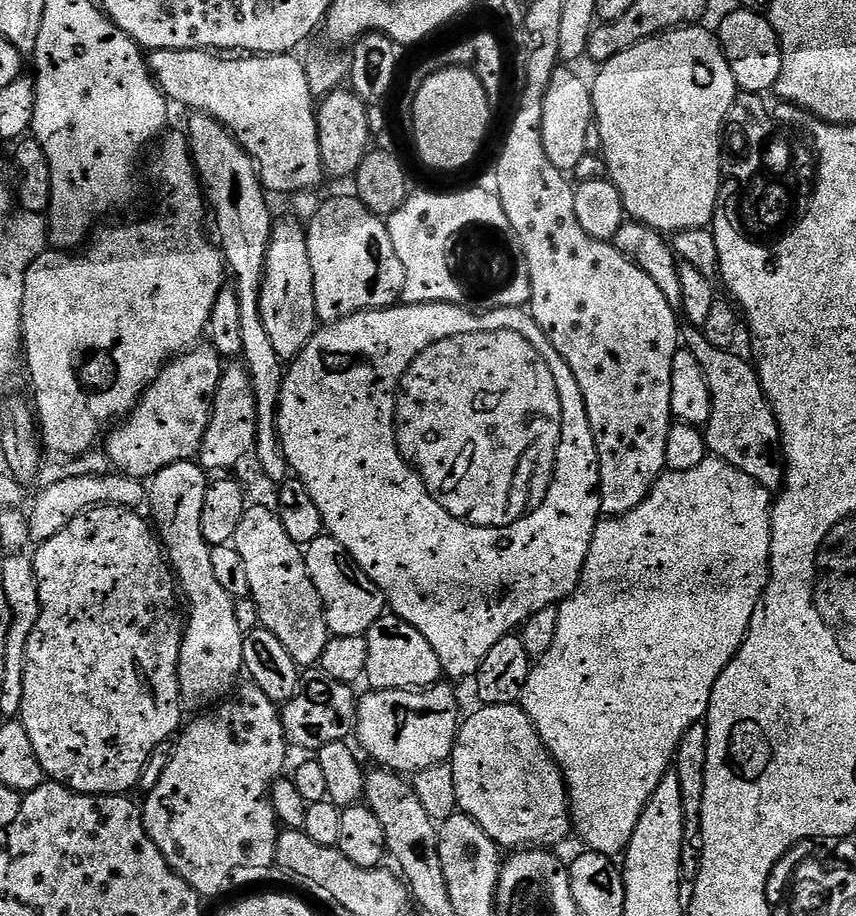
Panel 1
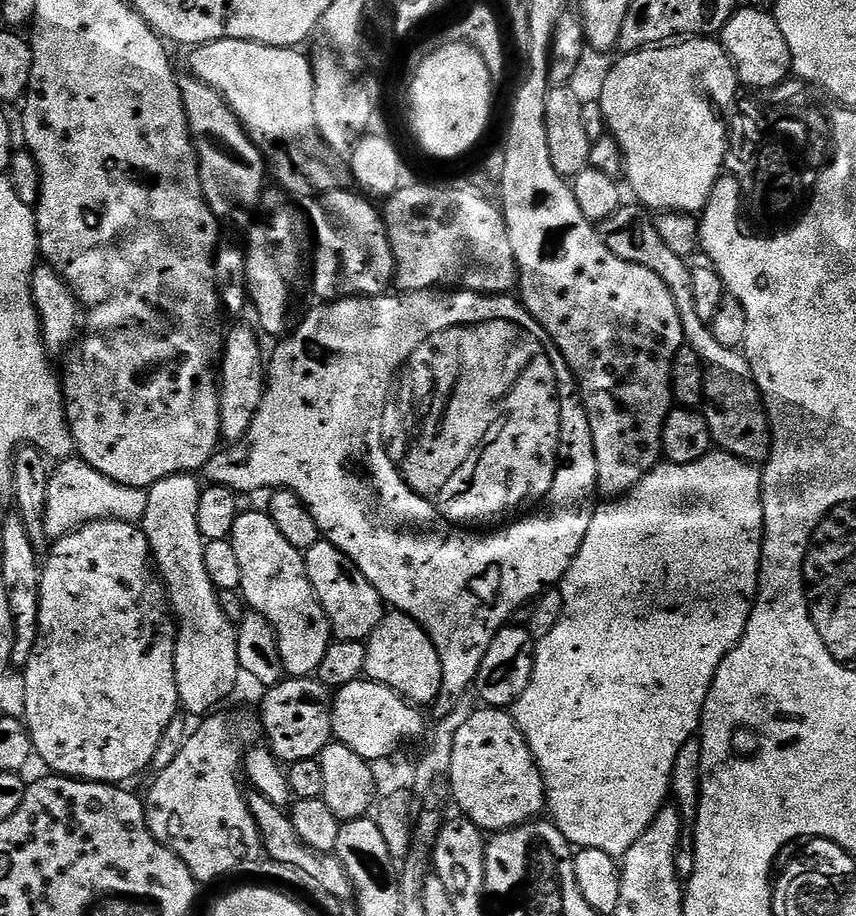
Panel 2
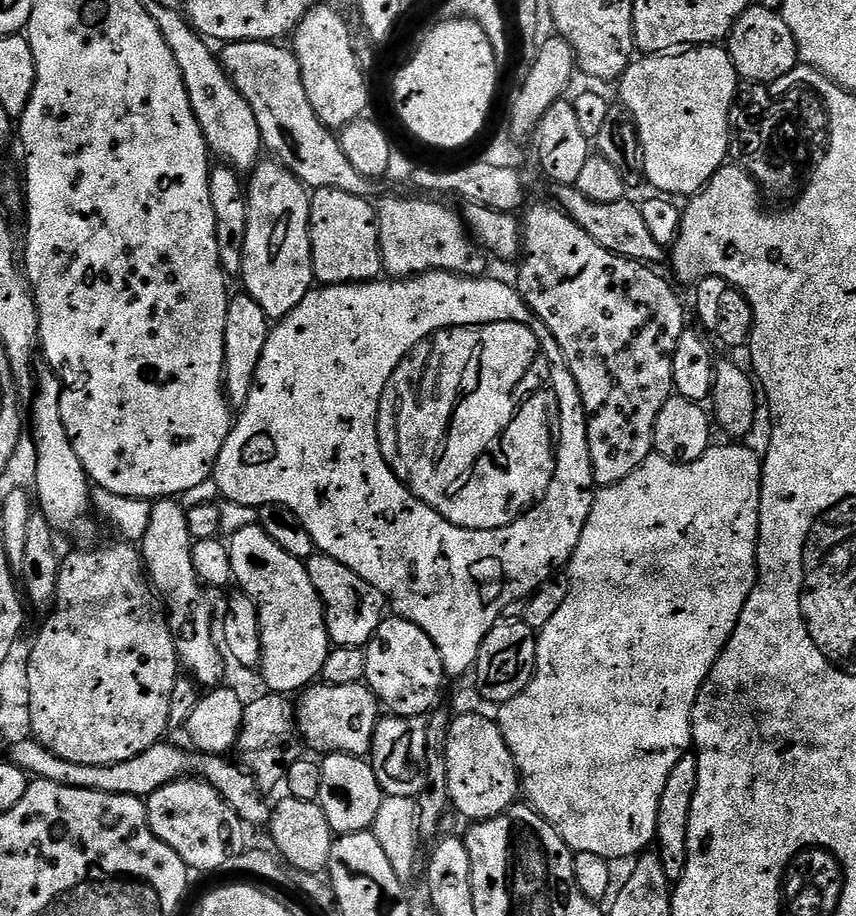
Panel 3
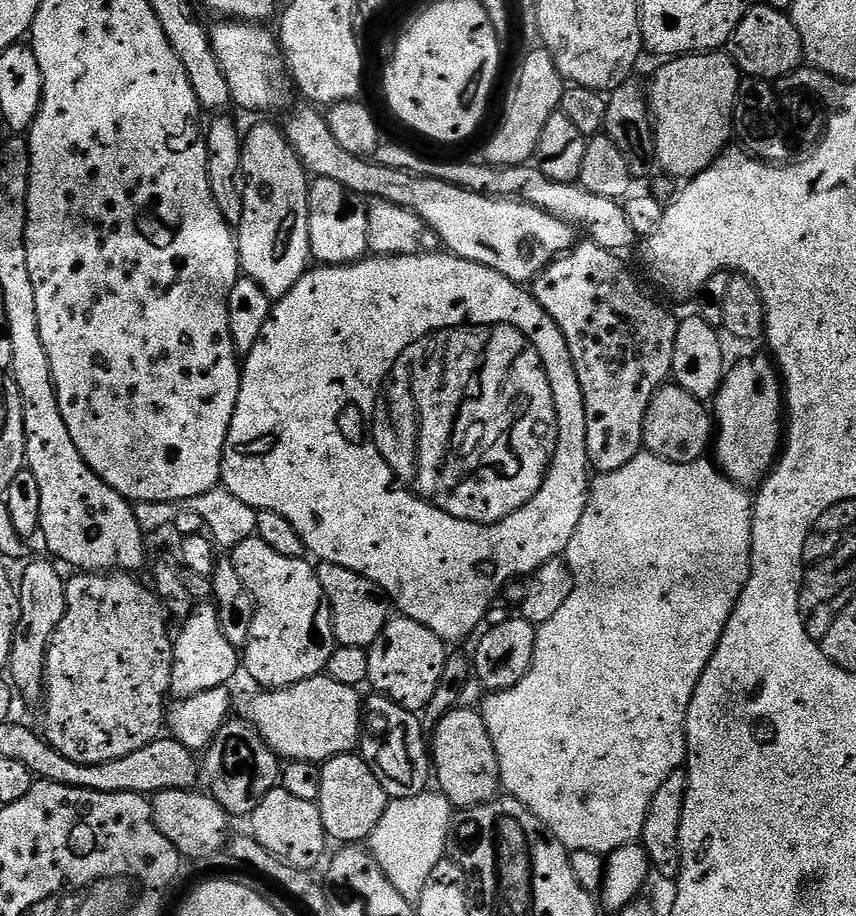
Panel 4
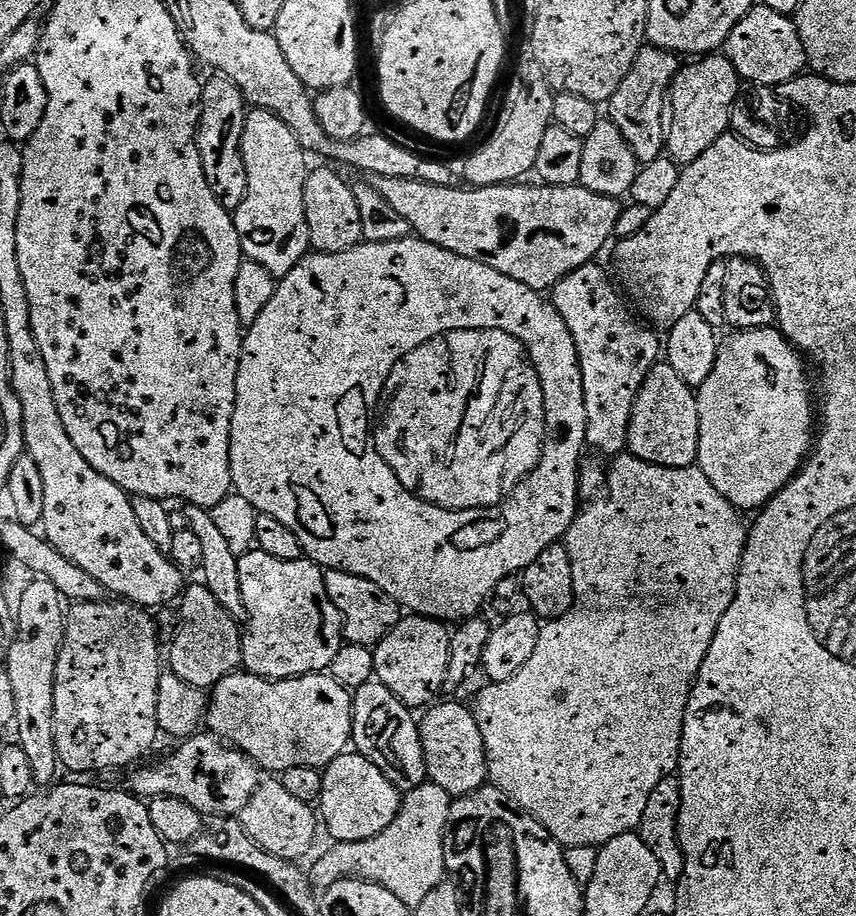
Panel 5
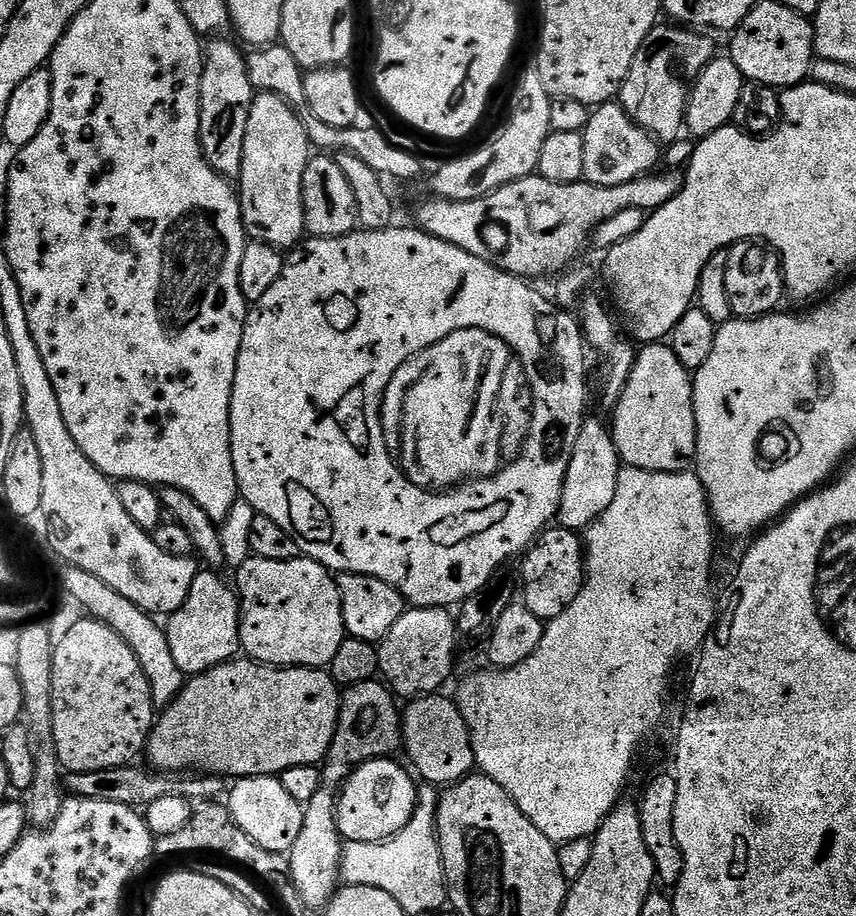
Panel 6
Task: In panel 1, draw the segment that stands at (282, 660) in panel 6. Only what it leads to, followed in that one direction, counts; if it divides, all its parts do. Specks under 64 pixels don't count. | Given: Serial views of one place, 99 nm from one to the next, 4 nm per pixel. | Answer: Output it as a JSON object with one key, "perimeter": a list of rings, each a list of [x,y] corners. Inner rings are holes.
{"perimeter":[[[253,503],[242,514],[242,522],[238,522],[234,547],[238,550],[238,554],[242,554],[252,591],[250,599],[258,606],[262,627],[270,630],[270,634],[274,634],[274,638],[278,638],[278,642],[286,646],[290,658],[294,658],[294,662],[299,664],[301,669],[315,669],[322,658],[322,650],[326,650],[330,633],[324,617],[322,598],[306,570],[301,545],[296,544],[290,538],[290,534],[286,534],[286,526],[282,526],[279,515],[273,509],[271,512],[264,504]]]}

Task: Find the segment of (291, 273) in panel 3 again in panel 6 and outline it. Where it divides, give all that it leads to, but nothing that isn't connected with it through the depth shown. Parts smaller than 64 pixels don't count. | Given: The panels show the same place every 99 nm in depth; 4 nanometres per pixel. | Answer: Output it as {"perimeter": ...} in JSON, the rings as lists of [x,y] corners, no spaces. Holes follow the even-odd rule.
{"perimeter":[[[256,92],[250,122],[246,122],[246,146],[238,177],[240,213],[249,241],[281,250],[291,250],[301,243],[306,232],[302,178],[309,159],[310,145],[301,113],[272,92]]]}

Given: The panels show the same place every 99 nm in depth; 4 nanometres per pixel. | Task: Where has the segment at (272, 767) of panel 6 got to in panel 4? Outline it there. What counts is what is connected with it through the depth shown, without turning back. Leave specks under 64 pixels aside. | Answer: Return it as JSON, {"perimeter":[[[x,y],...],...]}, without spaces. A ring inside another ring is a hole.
{"perimeter":[[[321,674],[289,688],[260,690],[257,693],[245,706],[243,719],[255,728],[256,733],[270,746],[270,750],[285,761],[305,760],[315,764],[351,753],[360,743],[362,696],[359,696],[361,693],[357,689],[342,686],[342,682],[334,682],[328,675]]]}

